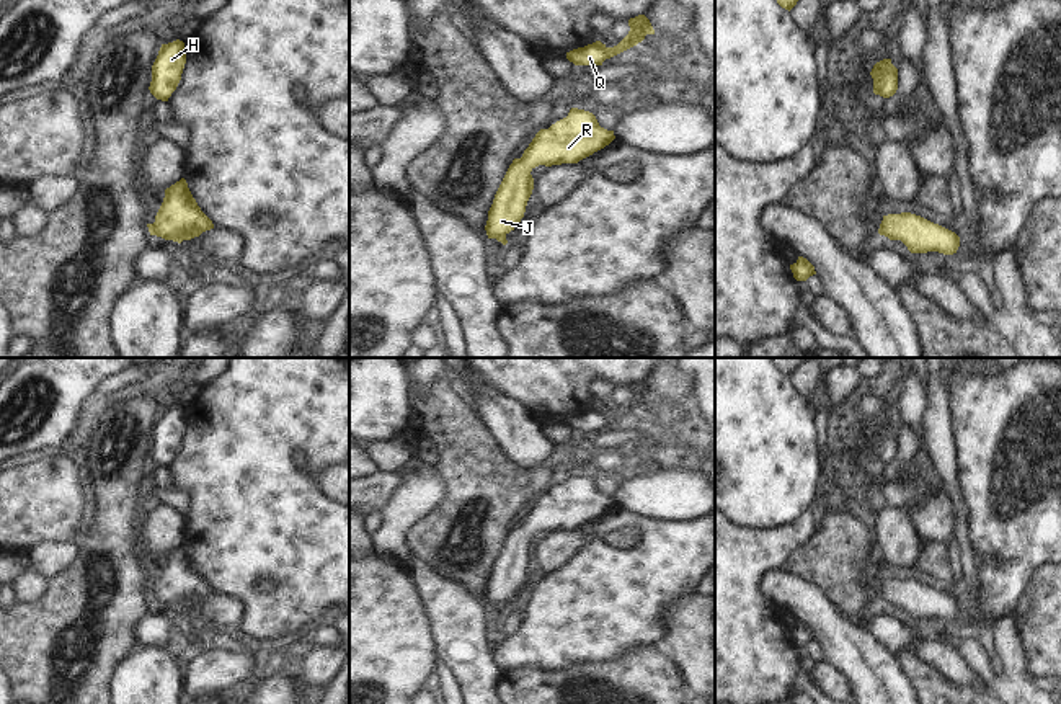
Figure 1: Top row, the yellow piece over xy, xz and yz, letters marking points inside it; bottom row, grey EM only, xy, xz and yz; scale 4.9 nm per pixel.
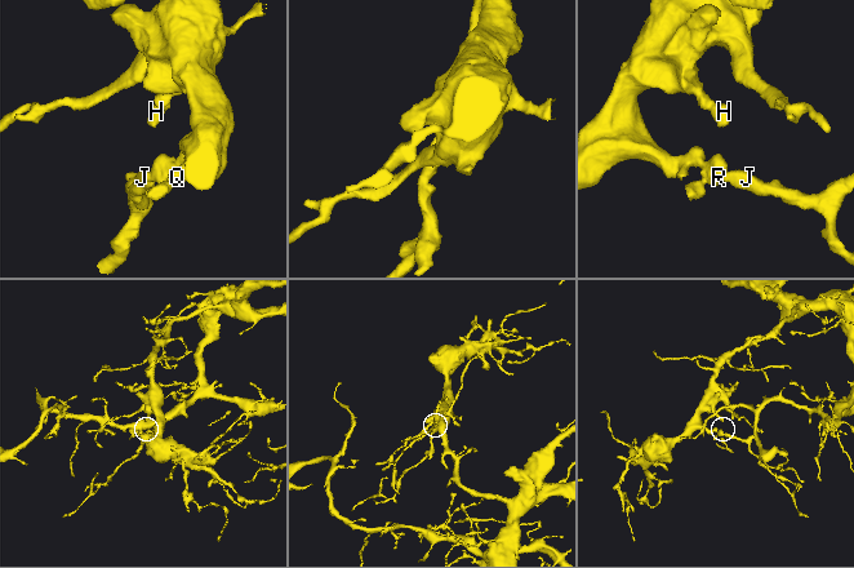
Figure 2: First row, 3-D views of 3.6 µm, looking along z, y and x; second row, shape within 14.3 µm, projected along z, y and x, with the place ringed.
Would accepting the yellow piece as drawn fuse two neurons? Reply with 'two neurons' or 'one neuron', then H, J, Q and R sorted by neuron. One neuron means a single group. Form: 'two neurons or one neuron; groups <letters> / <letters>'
one neuron; groups H J Q R

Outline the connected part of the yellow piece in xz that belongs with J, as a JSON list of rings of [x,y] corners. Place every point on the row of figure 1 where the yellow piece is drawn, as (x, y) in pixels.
[[[571,108],[566,118],[548,129],[540,129],[522,157],[513,160],[495,194],[485,225],[488,238],[508,243],[506,235],[524,217],[534,189],[530,172],[535,167],[578,163],[614,139],[614,131],[601,127],[593,113],[578,108]]]

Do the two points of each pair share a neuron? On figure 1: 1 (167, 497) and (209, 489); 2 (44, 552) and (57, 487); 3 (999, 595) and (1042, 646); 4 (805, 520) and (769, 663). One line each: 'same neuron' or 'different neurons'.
1: different neurons
2: different neurons
3: different neurons
4: same neuron

